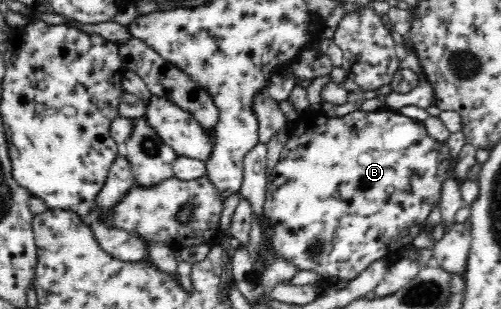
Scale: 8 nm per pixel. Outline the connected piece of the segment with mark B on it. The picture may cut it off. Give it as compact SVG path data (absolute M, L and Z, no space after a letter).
M309 108L309 109L305 109L305 110L304 110L304 111L303 111L303 112L302 112L302 113L301 113L301 114L303 114L303 115L304 115L304 119L305 119L305 122L304 122L304 125L303 125L303 127L301 127L301 129L294 129L294 128L293 128L293 130L292 130L292 132L291 132L291 134L290 134L290 137L289 137L289 139L288 139L288 140L287 140L287 141L286 141L286 142L285 142L285 143L284 143L284 145L283 145L283 147L282 147L282 150L281 150L281 152L280 152L280 158L279 158L279 160L278 160L278 162L277 162L277 163L276 163L276 165L275 165L275 166L274 166L274 167L273 167L273 169L271 169L271 171L270 171L270 173L269 173L269 176L268 176L268 183L267 183L267 191L265 191L265 203L263 203L263 214L265 214L265 220L267 220L267 231L265 231L265 233L263 233L263 235L262 235L262 240L261 240L261 247L260 247L260 250L259 250L259 251L260 251L260 253L259 253L259 260L260 260L260 261L261 261L261 262L262 262L262 263L263 263L263 272L262 272L262 273L257 273L257 274L256 274L256 275L255 275L255 277L253 277L253 278L255 278L255 279L258 279L258 278L256 278L256 276L257 276L257 277L258 277L258 276L262 276L262 275L263 275L263 273L265 273L265 262L263 262L263 258L261 258L261 250L268 250L268 249L269 249L269 248L273 248L273 250L275 250L275 251L276 251L276 253L278 253L278 257L282 257L282 258L285 258L285 259L286 259L286 261L291 261L291 262L292 262L292 263L293 263L293 264L294 264L294 265L295 265L295 266L296 266L296 267L297 267L297 270L298 270L298 271L302 271L302 270L311 270L311 271L314 271L314 272L317 272L317 274L319 274L319 276L321 276L321 280L320 280L320 283L323 283L323 282L326 282L326 280L329 280L329 279L330 279L330 278L332 278L332 277L337 277L337 278L339 278L339 279L343 279L343 280L347 280L347 282L350 282L350 281L351 281L351 280L353 280L353 279L356 279L356 277L357 277L357 276L359 276L359 275L360 275L360 274L361 274L361 273L362 273L362 272L363 272L363 271L365 271L365 269L367 269L367 267L370 267L370 266L371 266L371 265L372 265L372 264L373 264L373 263L374 263L374 262L377 262L377 261L380 261L380 259L384 259L384 258L385 258L385 257L386 257L386 256L387 256L387 254L388 254L388 253L391 253L391 252L394 252L394 251L397 251L397 249L404 249L404 248L405 248L405 247L406 247L406 246L407 246L407 245L409 245L409 244L411 244L411 243L412 243L412 241L413 241L413 240L414 240L414 239L415 239L415 238L416 238L416 237L417 237L417 236L418 236L418 233L419 233L419 232L420 232L420 231L421 231L421 230L422 230L422 229L424 229L424 228L426 228L426 226L427 226L427 223L426 223L426 221L427 221L427 217L429 217L429 213L431 213L431 211L433 211L433 207L435 207L435 205L437 205L437 203L439 203L439 201L441 201L441 187L443 187L443 183L445 183L445 181L447 181L447 180L448 180L448 179L449 179L449 171L451 171L451 148L449 148L449 144L447 144L447 142L446 142L446 141L445 141L445 142L439 142L439 141L437 141L437 140L435 140L435 139L433 139L433 137L431 137L431 136L429 136L429 134L427 134L427 130L426 130L426 127L425 127L425 124L424 124L424 122L417 122L417 121L414 121L414 120L413 120L413 119L411 119L411 117L407 117L407 116L405 116L405 115L403 115L403 114L401 114L401 112L400 112L400 111L398 111L398 110L394 110L394 109L388 109L388 108L384 108L384 109L380 109L380 110L375 110L375 111L374 111L374 112L371 112L371 111L369 111L369 112L365 112L365 111L362 111L362 110L360 110L360 109L359 109L359 110L355 110L355 111L352 111L352 112L351 112L351 113L347 113L347 115L342 115L342 116L339 116L339 117L335 117L335 116L327 116L327 115L325 115L325 113L323 113L323 111L322 111L322 110L313 110L313 109L310 109L310 108Z

